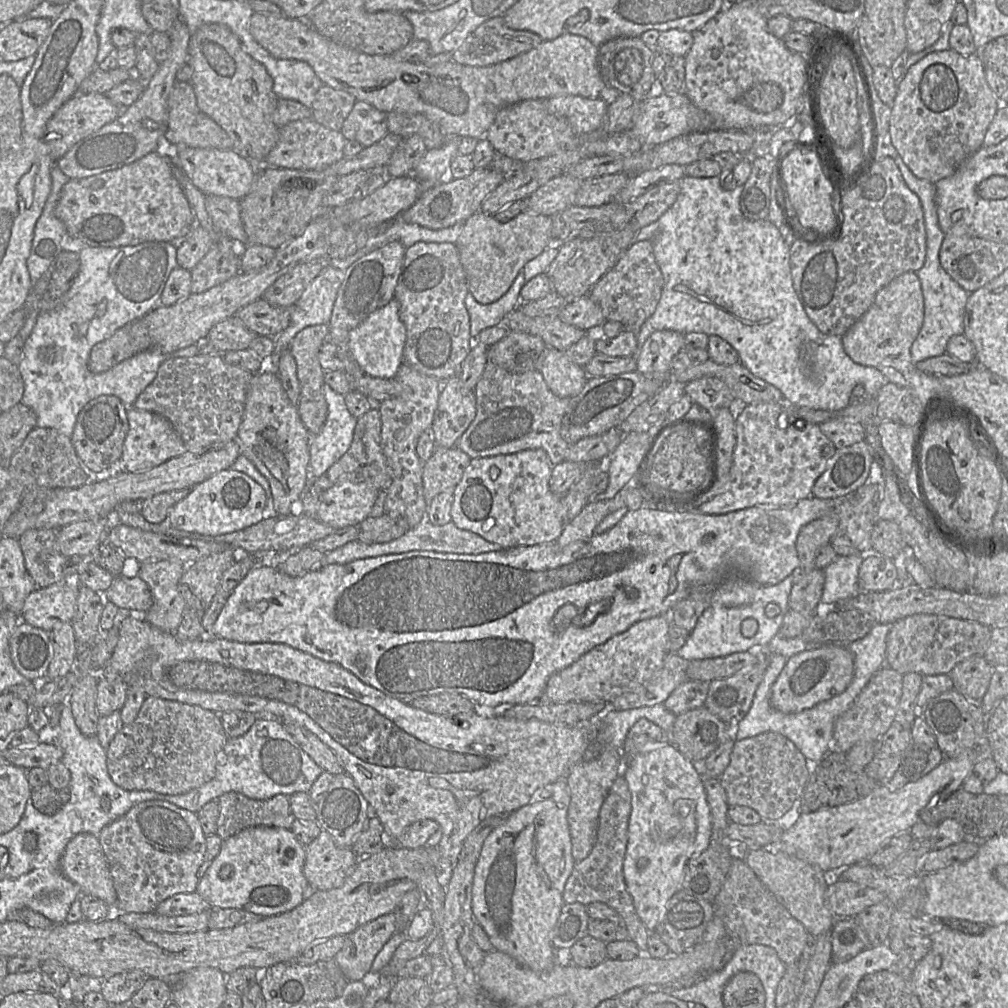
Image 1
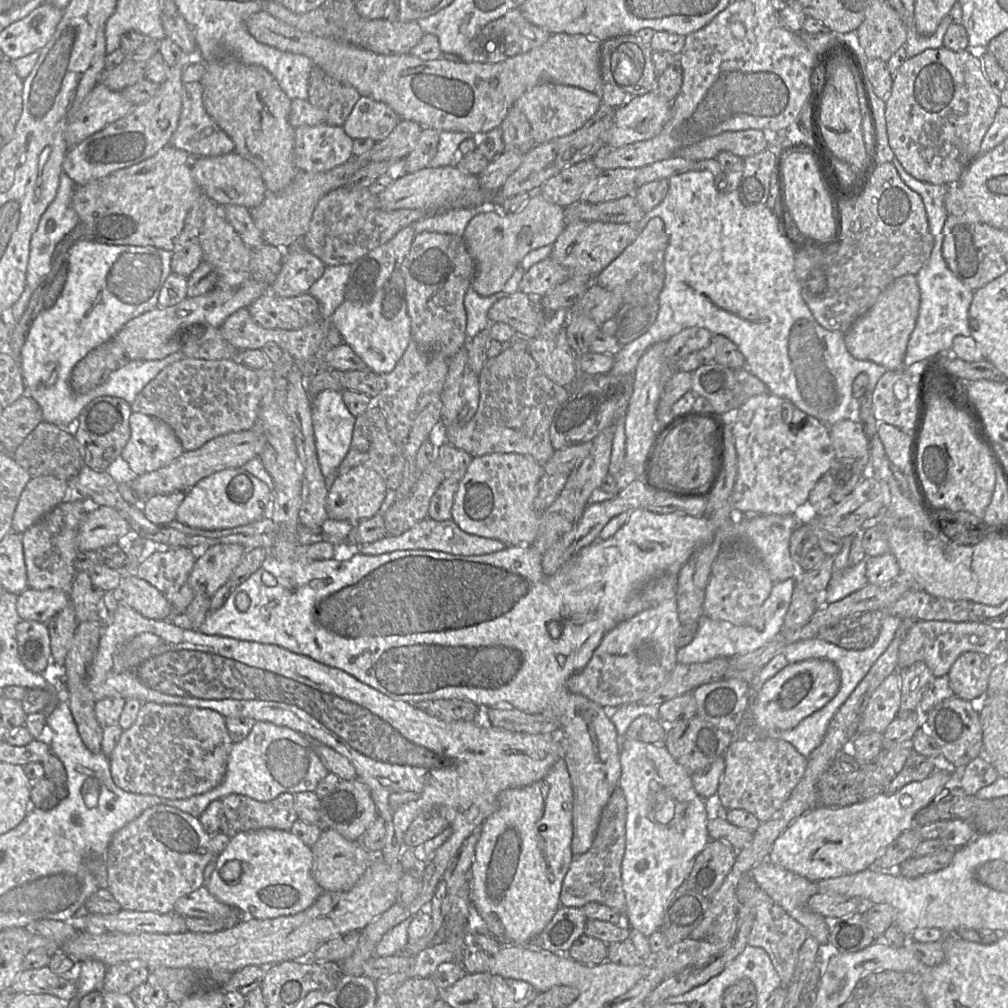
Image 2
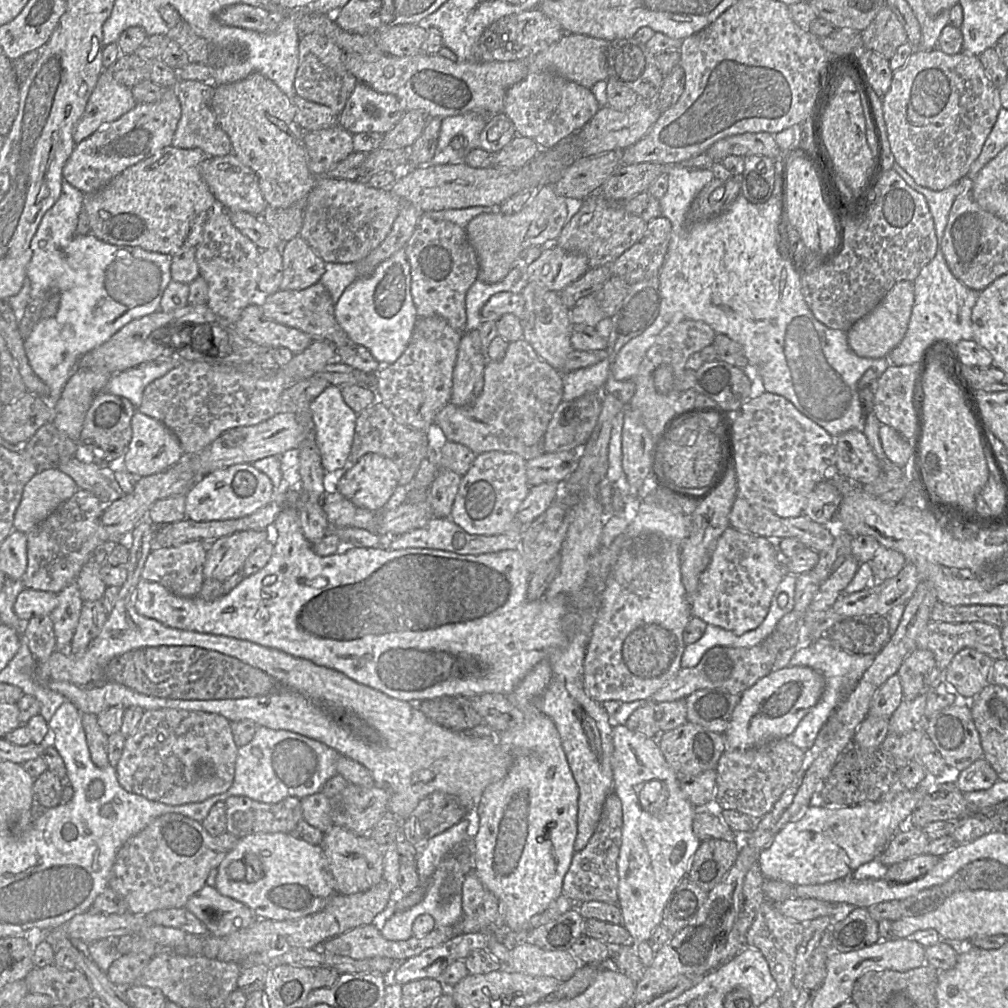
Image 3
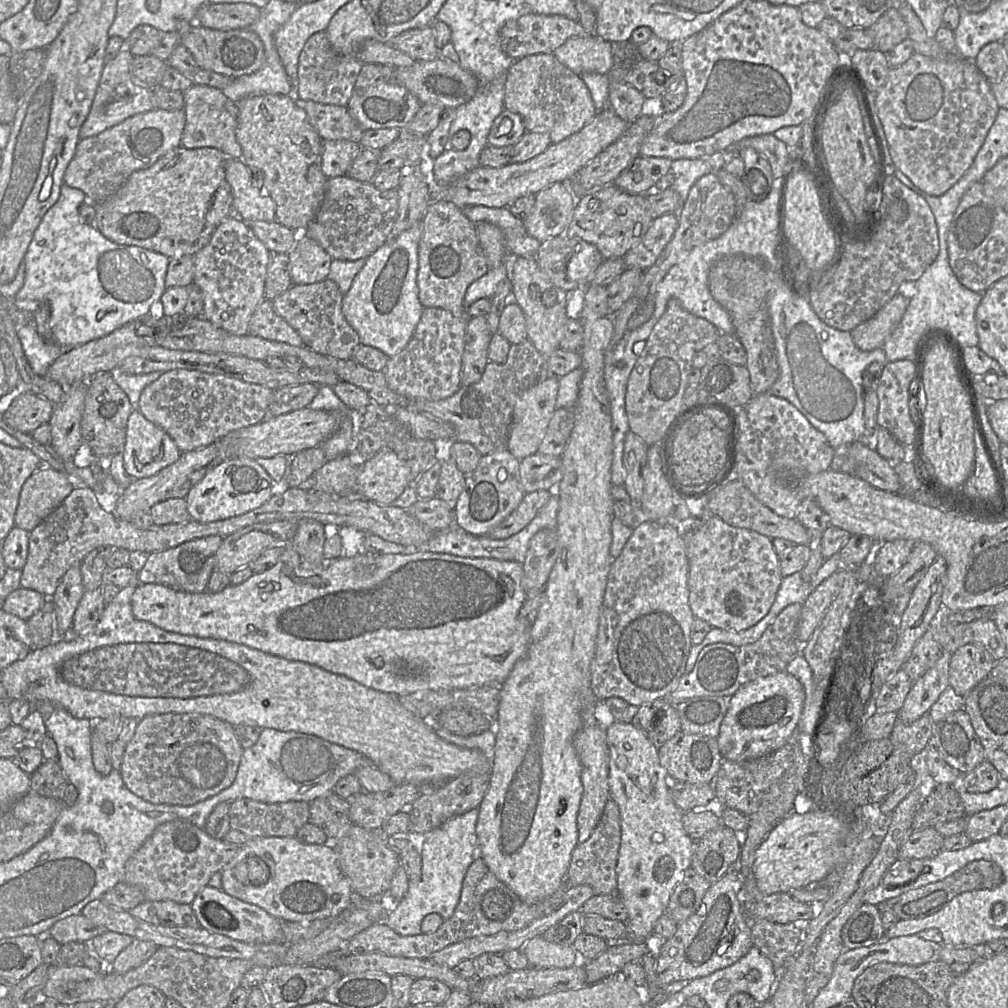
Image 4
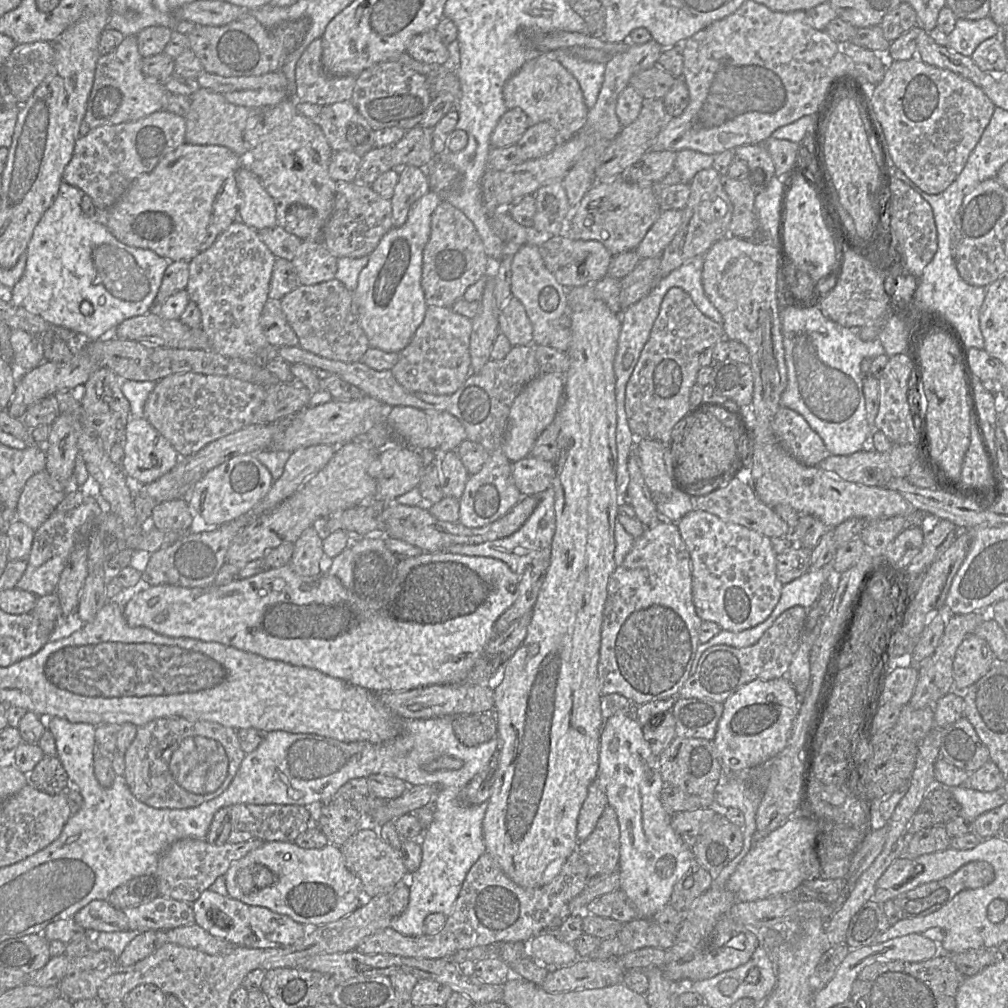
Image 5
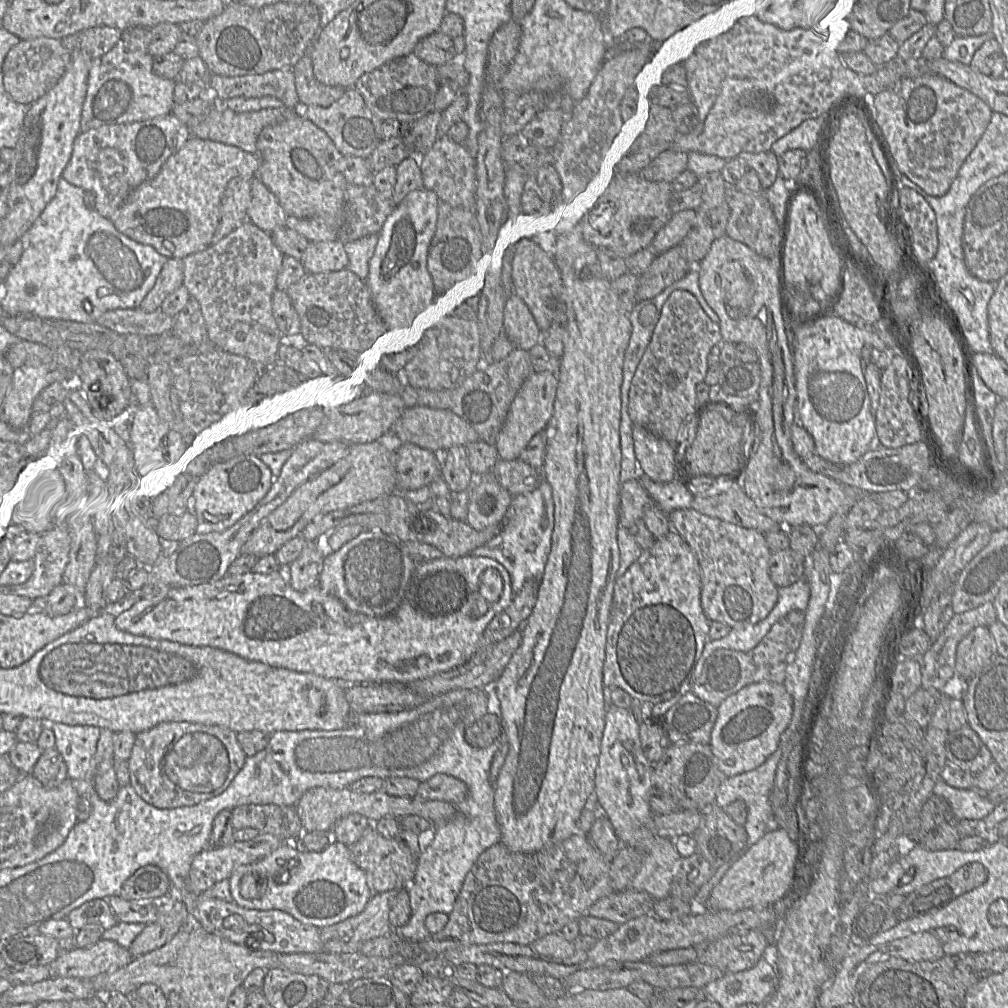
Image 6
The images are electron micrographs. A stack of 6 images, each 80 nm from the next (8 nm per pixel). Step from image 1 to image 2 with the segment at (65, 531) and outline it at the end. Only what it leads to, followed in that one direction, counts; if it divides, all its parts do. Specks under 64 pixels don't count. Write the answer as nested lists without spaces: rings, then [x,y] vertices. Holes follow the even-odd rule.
[[[96,507],[80,525],[78,549],[80,552],[100,551],[110,545],[121,544],[131,535],[129,523],[116,509]]]

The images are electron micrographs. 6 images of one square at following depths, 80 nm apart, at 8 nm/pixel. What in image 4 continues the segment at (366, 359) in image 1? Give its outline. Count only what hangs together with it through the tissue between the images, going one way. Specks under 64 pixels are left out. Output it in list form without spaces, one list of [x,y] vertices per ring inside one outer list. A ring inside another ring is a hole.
[[[421,220],[394,240],[388,240],[379,247],[366,259],[363,268],[354,278],[351,288],[342,300],[344,317],[358,333],[361,344],[377,348],[389,358],[405,348],[423,314],[424,307],[419,300],[417,286],[418,246],[422,232]]]

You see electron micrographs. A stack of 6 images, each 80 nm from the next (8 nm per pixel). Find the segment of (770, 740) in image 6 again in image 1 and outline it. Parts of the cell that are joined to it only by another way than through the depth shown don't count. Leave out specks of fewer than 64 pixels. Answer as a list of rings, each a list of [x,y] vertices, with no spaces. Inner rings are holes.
[[[825,644],[808,649],[787,660],[772,685],[771,705],[783,713],[798,713],[843,693],[854,676],[854,658],[843,645]]]

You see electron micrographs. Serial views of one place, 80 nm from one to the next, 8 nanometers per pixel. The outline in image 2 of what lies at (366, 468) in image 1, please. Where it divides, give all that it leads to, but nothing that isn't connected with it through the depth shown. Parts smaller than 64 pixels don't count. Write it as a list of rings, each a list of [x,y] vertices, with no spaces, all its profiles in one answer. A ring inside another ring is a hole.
[[[375,402],[356,417],[350,449],[339,465],[337,474],[343,474],[360,464],[371,466],[376,470],[384,479],[388,489],[396,490],[400,486],[405,459],[400,448],[390,439],[384,414]]]

